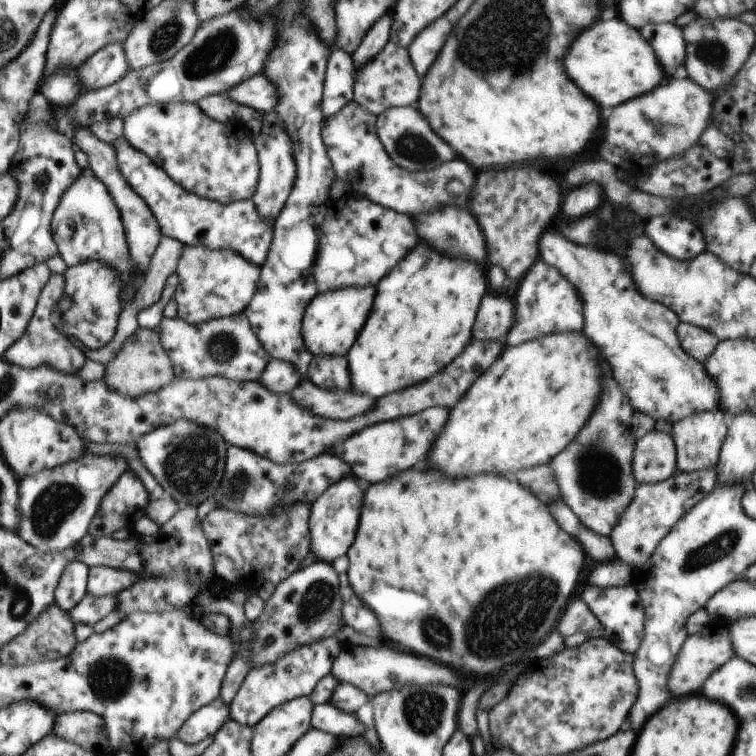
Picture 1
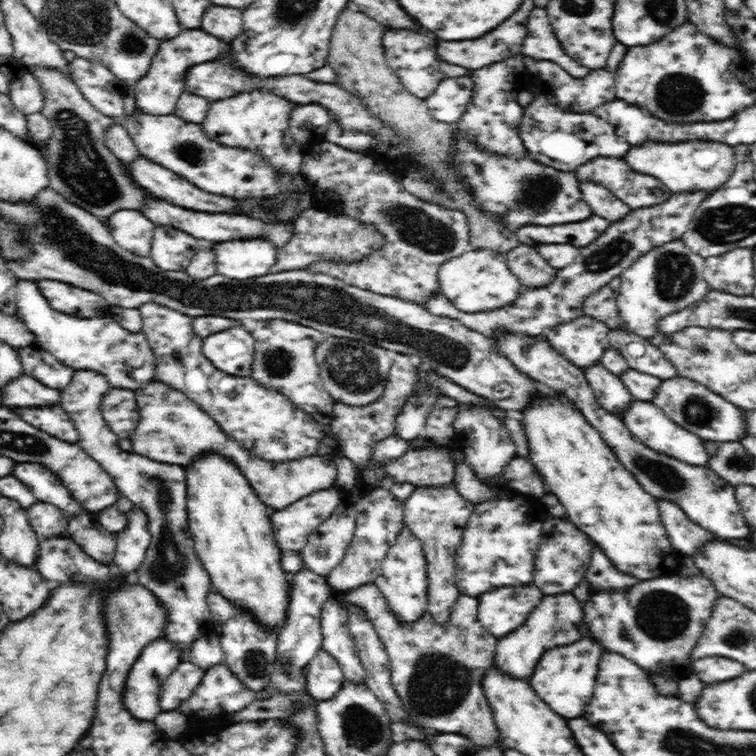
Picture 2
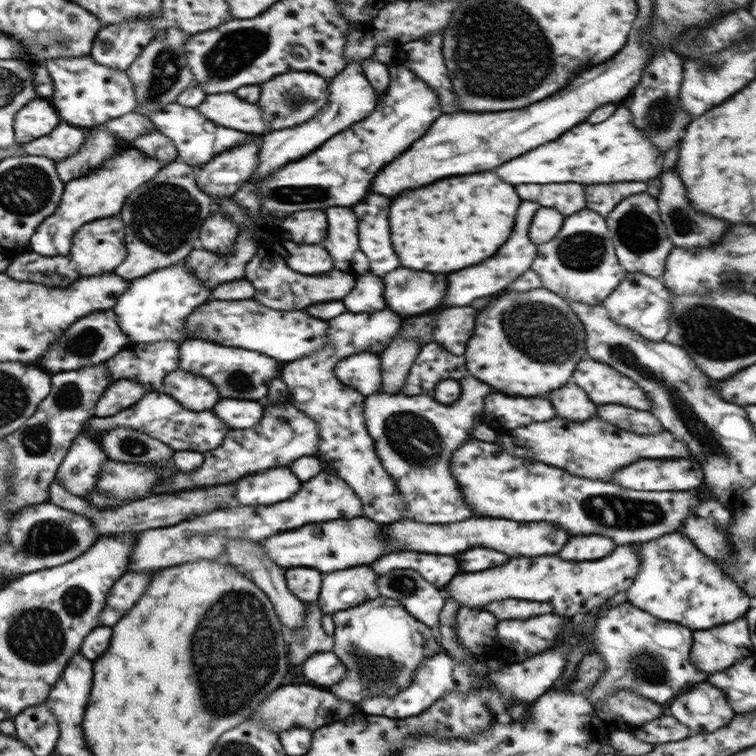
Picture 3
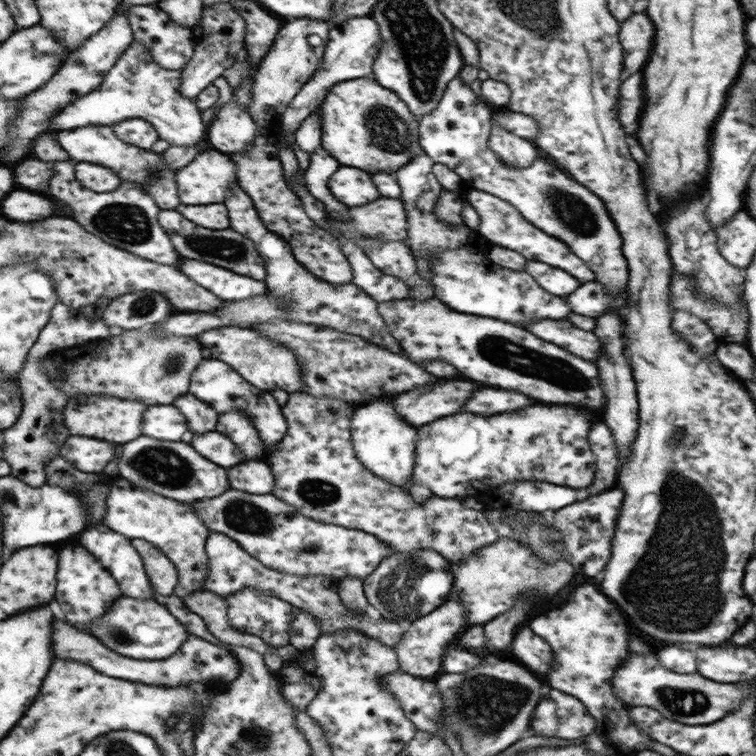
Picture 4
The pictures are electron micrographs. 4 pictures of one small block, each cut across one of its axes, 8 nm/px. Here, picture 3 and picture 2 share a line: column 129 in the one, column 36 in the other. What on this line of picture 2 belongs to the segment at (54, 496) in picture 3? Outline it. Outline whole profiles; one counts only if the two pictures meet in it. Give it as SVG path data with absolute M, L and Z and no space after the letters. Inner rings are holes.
M36 502L26 509L28 520L40 539L60 538L68 530L68 516L57 506Z

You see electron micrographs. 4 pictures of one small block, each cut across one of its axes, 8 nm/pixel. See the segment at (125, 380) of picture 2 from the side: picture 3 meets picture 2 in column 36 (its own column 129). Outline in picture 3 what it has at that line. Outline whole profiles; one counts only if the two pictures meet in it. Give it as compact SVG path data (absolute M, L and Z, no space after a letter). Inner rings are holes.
M184 262L171 264L152 274L130 281L128 289L114 305L118 326L128 337L130 346L148 342L171 340L181 343L187 338L185 322L192 311L211 297L211 291L202 285Z

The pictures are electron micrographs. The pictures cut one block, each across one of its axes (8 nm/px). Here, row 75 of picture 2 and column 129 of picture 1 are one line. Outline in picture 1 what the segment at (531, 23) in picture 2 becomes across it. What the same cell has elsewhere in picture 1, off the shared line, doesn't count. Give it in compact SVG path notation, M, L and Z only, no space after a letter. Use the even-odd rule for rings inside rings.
M107 566L89 567L86 594L96 598L112 596L130 588L138 580L138 574L128 570L116 570Z

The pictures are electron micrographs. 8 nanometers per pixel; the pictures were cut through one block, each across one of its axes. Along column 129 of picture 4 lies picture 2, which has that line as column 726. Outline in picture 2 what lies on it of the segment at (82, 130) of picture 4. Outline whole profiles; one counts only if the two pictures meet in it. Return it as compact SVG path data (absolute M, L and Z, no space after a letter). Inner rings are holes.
M647 142L630 151L623 160L636 172L658 178L672 193L710 191L722 187L736 167L733 146L722 142Z

